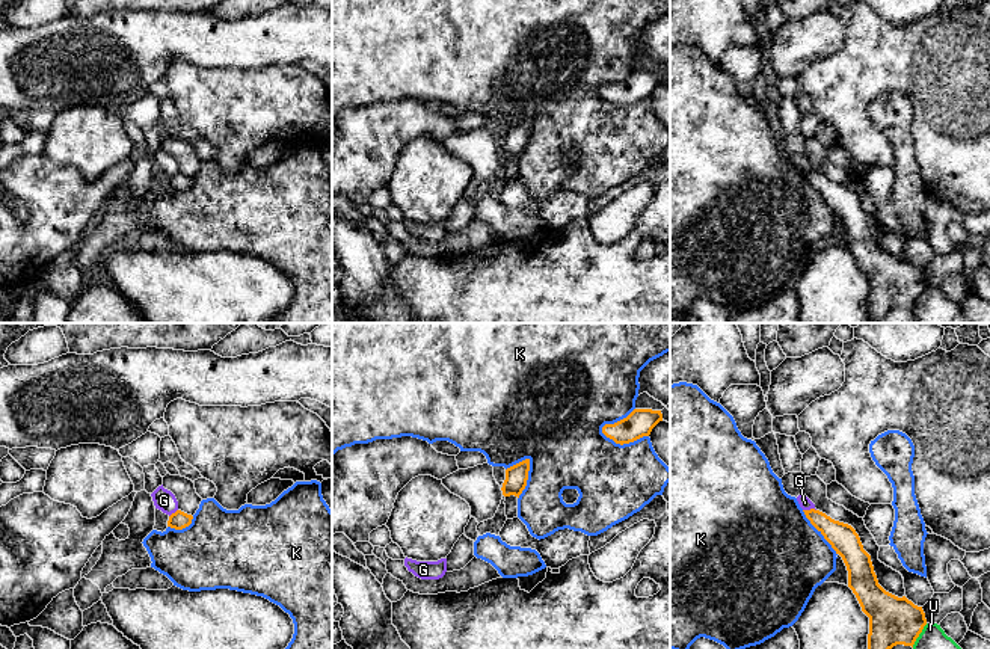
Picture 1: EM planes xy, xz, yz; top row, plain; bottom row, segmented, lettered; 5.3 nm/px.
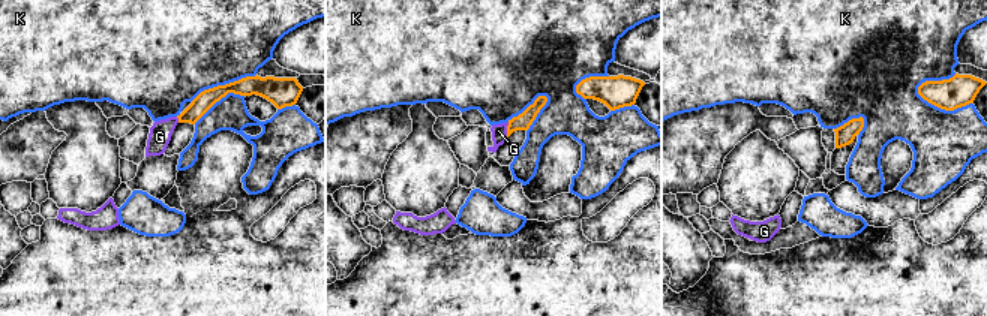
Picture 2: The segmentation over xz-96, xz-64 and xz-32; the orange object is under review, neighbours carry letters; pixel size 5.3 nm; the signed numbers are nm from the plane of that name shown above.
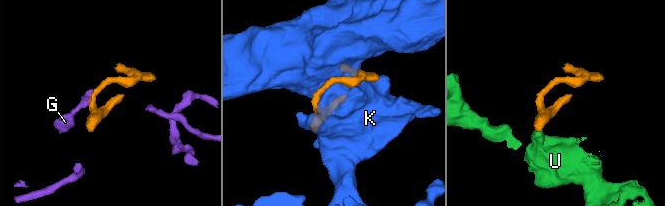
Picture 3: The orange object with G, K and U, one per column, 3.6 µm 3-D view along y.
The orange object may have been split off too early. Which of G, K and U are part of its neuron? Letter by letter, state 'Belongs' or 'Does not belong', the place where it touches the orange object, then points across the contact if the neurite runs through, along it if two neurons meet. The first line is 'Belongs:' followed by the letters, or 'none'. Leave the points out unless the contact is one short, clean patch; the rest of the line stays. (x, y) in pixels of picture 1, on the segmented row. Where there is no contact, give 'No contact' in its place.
Belongs: none
G: Does not belong. Touches orange at yz (811, 509). Boundary: yz (815, 509), (803, 510)
K: Does not belong. Touches orange at xz (624, 442)
U: Does not belong. Touches orange at yz (918, 636). Boundary: yz (927, 624), (912, 646)

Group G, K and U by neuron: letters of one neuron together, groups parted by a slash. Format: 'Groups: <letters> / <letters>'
Groups: G / K / U

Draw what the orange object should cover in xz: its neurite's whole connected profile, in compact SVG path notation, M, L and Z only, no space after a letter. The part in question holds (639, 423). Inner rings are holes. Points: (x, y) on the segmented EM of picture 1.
M634 409L626 418L614 424L605 424L602 433L616 444L623 445L649 436L659 421L663 421L661 411Z

